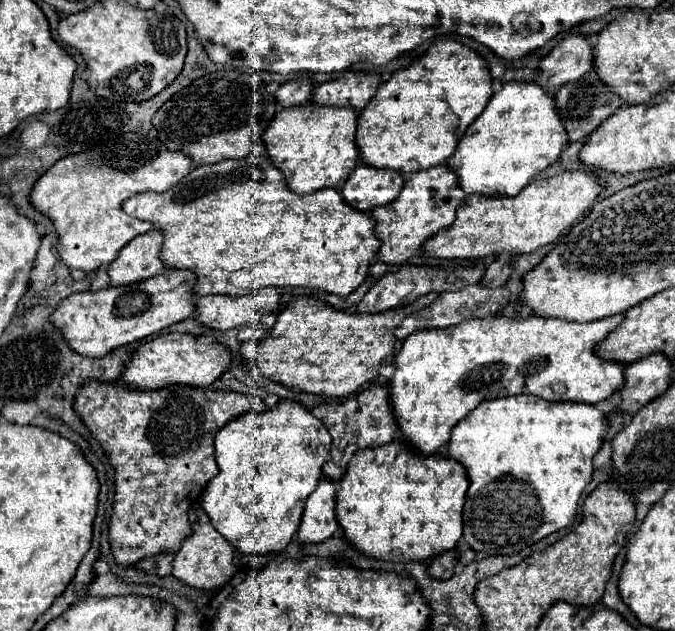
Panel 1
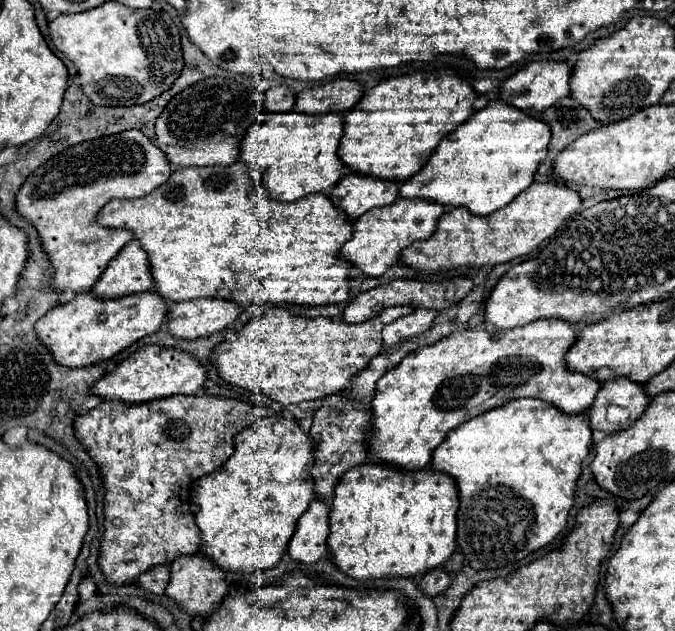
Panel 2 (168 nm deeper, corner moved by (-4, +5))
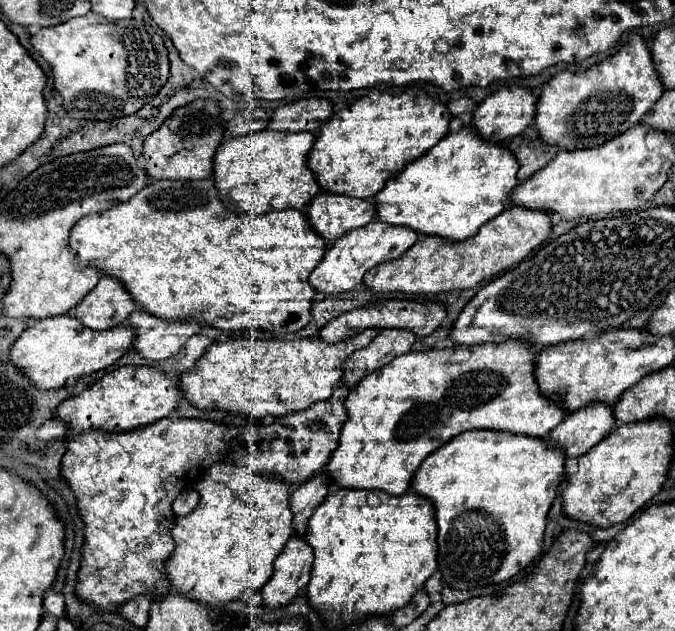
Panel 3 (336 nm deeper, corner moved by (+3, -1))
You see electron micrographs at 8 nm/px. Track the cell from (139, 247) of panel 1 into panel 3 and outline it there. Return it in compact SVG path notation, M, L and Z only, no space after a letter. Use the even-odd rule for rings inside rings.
M103 276L99 284L75 308L75 316L93 330L105 330L127 322L129 314L137 308L133 296L125 292L121 280Z

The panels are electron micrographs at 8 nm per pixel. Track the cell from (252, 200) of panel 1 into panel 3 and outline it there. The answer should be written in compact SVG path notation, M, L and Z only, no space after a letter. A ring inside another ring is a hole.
M207 178L207 180L155 180L149 186L145 186L139 194L135 194L129 202L123 202L123 204L117 204L117 206L113 206L109 210L103 210L103 212L97 212L97 214L89 214L89 216L81 218L71 228L69 246L73 248L73 252L77 254L77 258L83 264L99 262L99 266L103 268L103 274L119 278L125 284L125 288L131 292L133 300L139 302L149 314L155 314L155 316L165 318L165 320L195 318L201 324L217 326L221 330L255 328L255 330L269 330L269 332L275 332L275 334L297 332L297 330L305 328L307 322L311 320L311 304L313 304L313 298L315 298L317 290L309 286L309 272L313 268L317 268L317 264L323 260L323 256L327 252L325 238L319 236L317 232L313 232L313 226L309 224L309 220L299 210L267 212L267 214L259 214L259 216L251 214L251 212L235 214L235 212L227 210L225 204L219 200L217 186L215 186L213 178Z

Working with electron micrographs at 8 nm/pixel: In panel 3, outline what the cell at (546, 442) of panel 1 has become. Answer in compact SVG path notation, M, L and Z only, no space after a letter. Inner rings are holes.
M469 430L469 432L461 432L461 436L455 436L453 440L449 440L449 444L431 452L423 460L421 468L415 472L411 486L417 494L431 498L431 502L435 506L435 518L437 518L437 526L439 526L439 536L437 536L439 558L437 560L439 560L439 570L443 572L445 584L449 584L451 588L457 588L457 590L471 590L471 588L481 588L481 586L509 580L517 572L527 568L543 550L543 534L547 528L547 514L557 496L557 486L561 484L563 476L565 476L565 452L559 446L549 446L545 438L537 438L537 436L521 436L521 434L495 432L495 430Z

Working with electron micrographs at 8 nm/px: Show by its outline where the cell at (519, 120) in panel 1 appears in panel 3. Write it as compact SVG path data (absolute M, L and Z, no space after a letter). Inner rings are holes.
M471 126L461 128L459 132L449 132L443 140L429 148L429 152L425 152L419 160L409 162L401 174L393 176L393 180L385 184L385 188L375 196L377 218L381 222L401 224L417 232L435 234L449 240L465 240L477 234L481 224L505 210L505 202L509 200L513 188L519 184L517 168L517 156L513 156L513 152L509 152L503 142L489 140Z

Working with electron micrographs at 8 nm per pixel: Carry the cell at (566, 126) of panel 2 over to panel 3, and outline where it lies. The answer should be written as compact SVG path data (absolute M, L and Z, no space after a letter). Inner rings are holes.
M531 124L525 128L525 132L517 134L515 138L509 140L509 148L519 160L519 172L517 178L519 182L525 182L529 176L533 176L537 170L541 170L549 160L553 160L559 152L557 144L545 144L543 138L539 136L537 128Z

